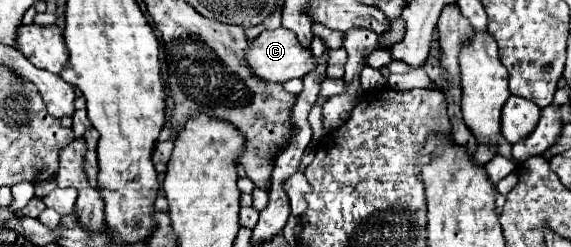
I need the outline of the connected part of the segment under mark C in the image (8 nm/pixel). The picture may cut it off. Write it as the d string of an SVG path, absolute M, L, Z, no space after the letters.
M278 27L274 31L262 31L262 35L258 35L256 39L248 41L246 47L246 61L252 67L252 71L264 79L264 81L274 81L274 83L282 83L288 79L296 79L296 77L304 77L306 73L310 73L314 69L314 57L310 51L306 51L298 39L294 39L292 31L286 31L284 27Z

